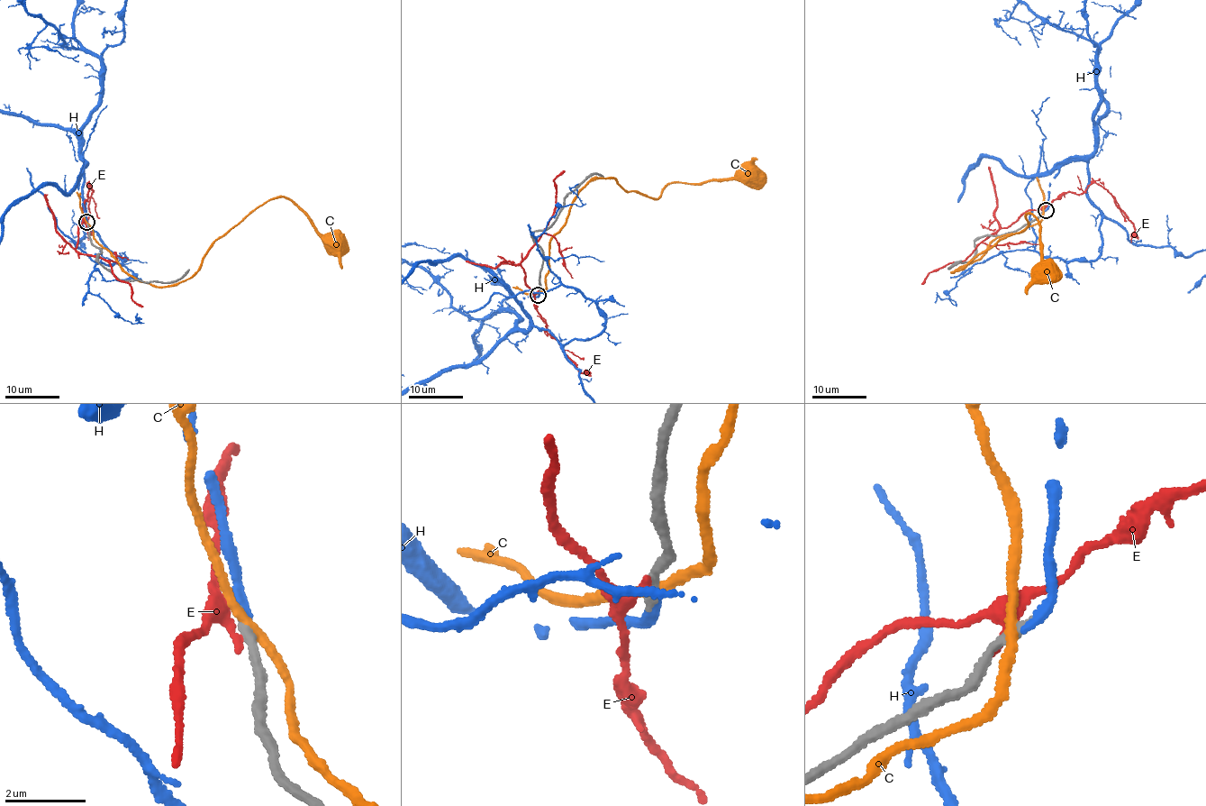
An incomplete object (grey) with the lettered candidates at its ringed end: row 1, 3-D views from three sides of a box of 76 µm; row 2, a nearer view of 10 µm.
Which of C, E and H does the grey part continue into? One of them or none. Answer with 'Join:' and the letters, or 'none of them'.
Join: H

